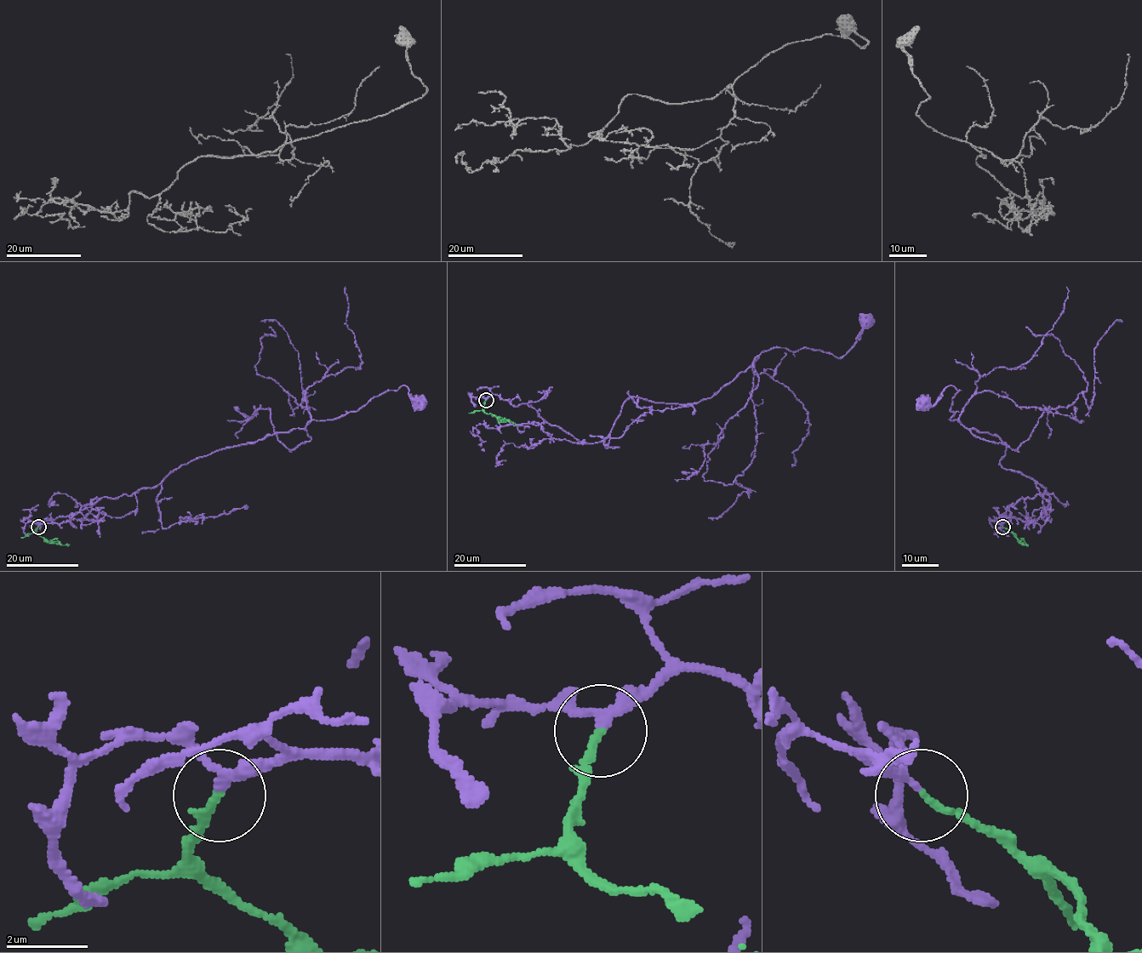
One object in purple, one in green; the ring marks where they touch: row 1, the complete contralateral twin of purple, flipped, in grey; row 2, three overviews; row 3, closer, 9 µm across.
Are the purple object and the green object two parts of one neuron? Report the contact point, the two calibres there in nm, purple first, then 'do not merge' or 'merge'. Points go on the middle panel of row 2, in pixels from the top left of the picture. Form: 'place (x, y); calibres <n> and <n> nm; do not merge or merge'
place (486, 400); calibres 180 and 170 nm; merge

